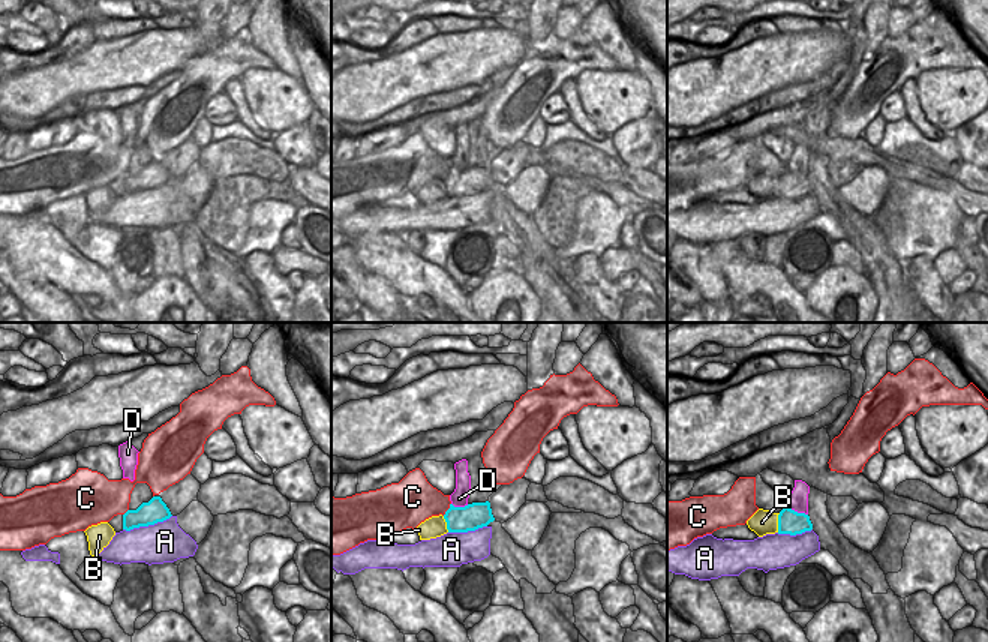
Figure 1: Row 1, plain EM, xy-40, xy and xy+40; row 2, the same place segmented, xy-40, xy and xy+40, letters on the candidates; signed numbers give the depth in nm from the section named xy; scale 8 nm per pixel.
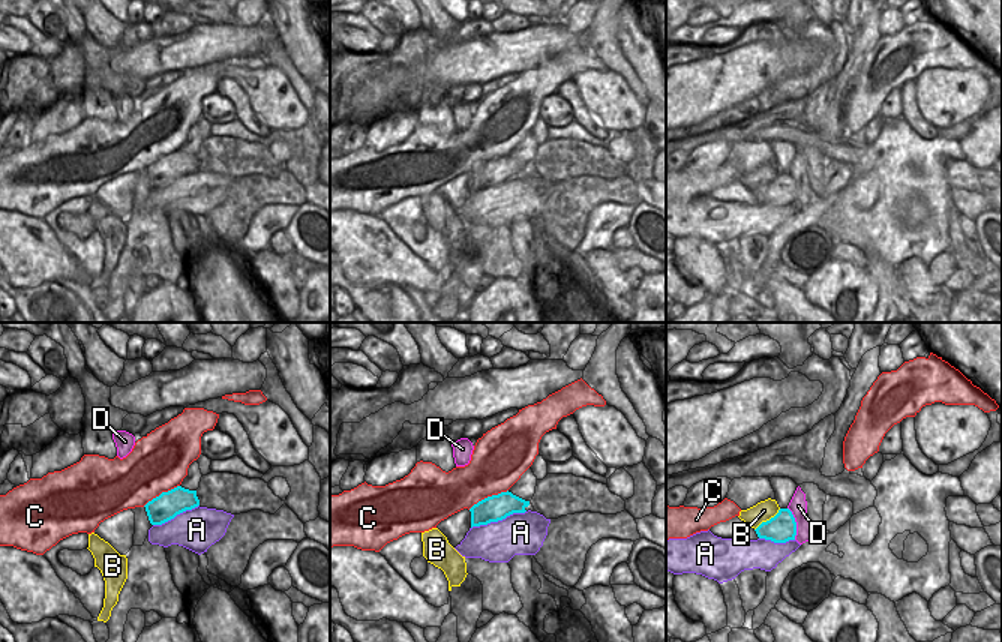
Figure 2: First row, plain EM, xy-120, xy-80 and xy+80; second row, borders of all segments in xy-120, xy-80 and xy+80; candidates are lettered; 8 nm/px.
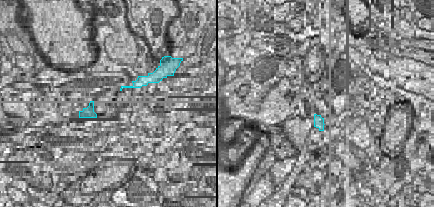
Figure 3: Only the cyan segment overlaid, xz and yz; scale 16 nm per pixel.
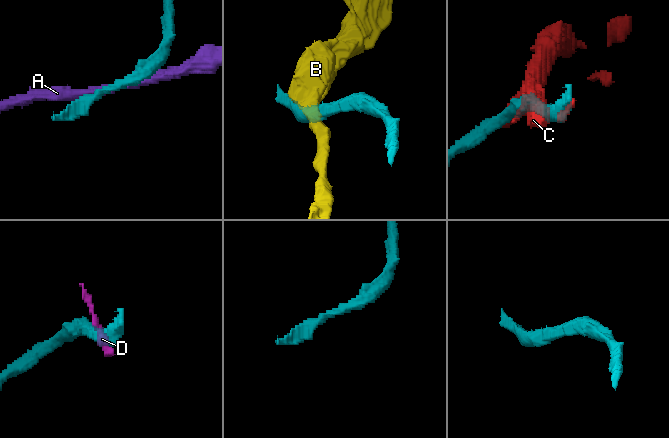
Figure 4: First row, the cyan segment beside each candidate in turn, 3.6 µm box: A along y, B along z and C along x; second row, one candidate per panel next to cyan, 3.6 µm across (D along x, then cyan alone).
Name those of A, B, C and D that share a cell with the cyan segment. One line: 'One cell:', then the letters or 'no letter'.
One cell: no letter.

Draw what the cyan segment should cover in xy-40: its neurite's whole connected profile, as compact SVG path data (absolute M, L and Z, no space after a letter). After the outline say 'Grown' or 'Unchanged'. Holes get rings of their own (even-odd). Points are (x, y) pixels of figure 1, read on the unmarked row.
M153 160L142 166L136 174L127 174L123 178L123 194L130 195L139 190L154 189L169 183L172 178L160 160Z. Unchanged.

